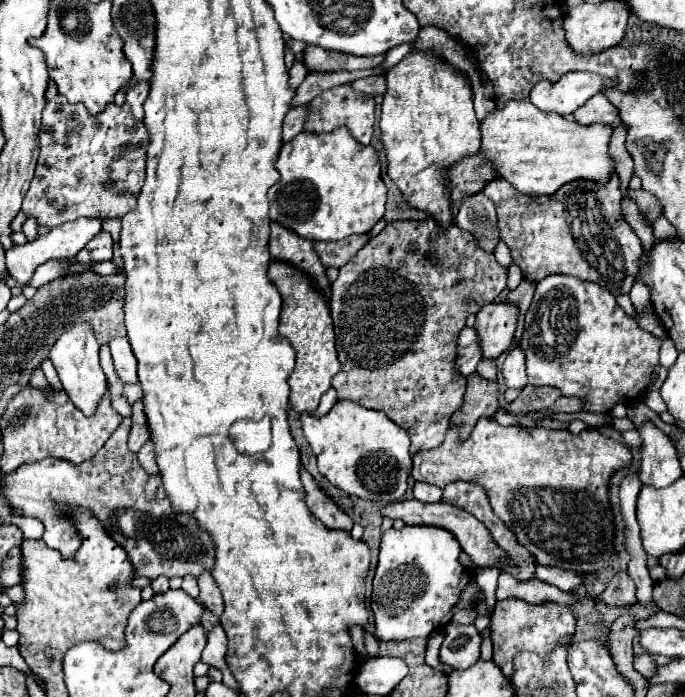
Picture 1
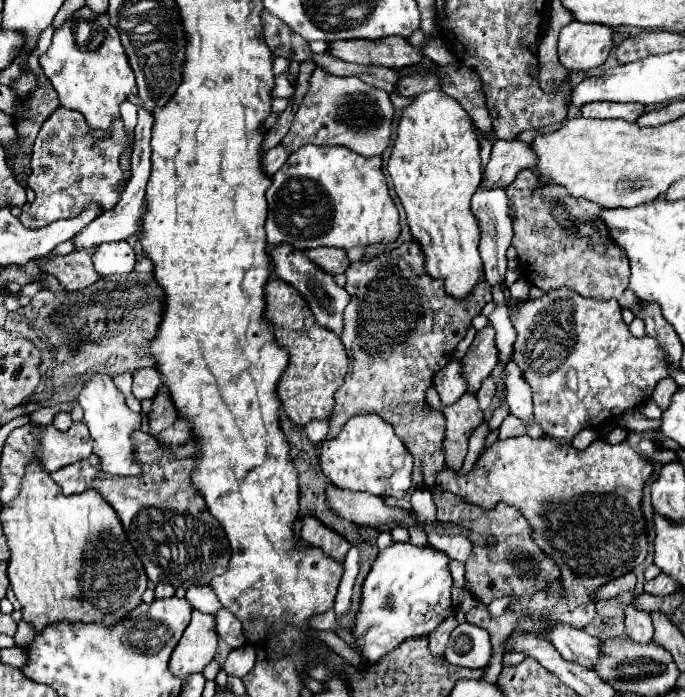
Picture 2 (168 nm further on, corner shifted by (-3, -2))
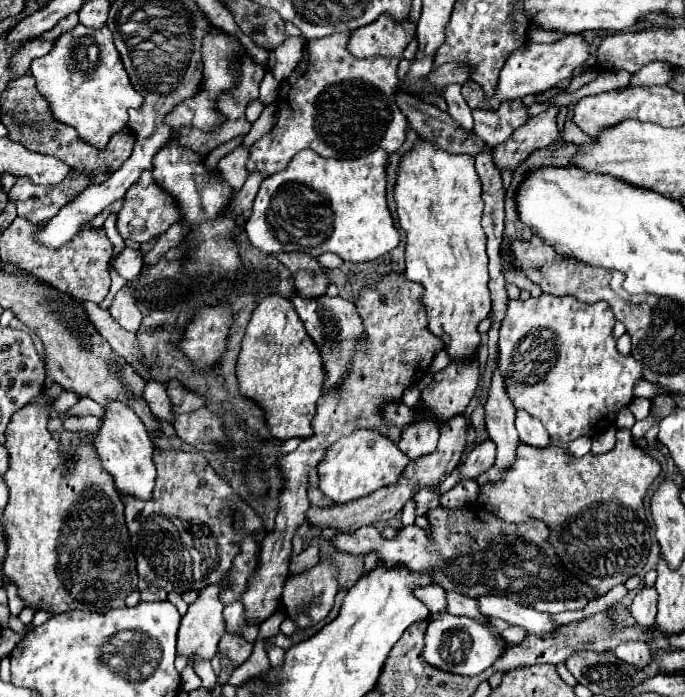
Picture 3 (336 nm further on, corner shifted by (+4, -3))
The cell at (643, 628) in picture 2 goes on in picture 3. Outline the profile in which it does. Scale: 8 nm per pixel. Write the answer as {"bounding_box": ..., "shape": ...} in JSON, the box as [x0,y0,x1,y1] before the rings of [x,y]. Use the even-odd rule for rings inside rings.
{"bounding_box":[615,640,651,668],"shape":[[[629,640],[629,642],[621,642],[617,648],[615,648],[615,654],[617,658],[625,660],[625,662],[631,662],[639,668],[643,668],[651,654],[649,654],[649,644],[647,642],[641,642],[641,640]]]}

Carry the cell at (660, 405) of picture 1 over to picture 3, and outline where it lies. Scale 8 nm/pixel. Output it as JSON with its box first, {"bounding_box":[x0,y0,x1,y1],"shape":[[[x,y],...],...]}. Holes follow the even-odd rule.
{"bounding_box":[629,398,651,420],"shape":[[[635,398],[635,400],[629,404],[629,410],[633,412],[633,416],[635,416],[637,420],[643,420],[643,418],[649,414],[649,410],[651,410],[651,400],[647,400],[647,398]]]}

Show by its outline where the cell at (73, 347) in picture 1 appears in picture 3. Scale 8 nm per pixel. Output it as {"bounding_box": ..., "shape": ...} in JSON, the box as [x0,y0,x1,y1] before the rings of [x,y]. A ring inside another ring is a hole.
{"bounding_box":[91,400,155,500],"shape":[[[107,400],[105,416],[101,418],[101,428],[91,436],[97,460],[101,462],[101,468],[105,468],[113,476],[117,490],[123,494],[133,494],[143,500],[151,498],[151,490],[155,484],[155,466],[151,460],[153,444],[141,418],[133,410],[129,410],[129,406],[117,400]]]}

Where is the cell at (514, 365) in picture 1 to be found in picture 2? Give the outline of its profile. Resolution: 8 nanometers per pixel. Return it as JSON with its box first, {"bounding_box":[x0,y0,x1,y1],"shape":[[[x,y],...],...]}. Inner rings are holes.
{"bounding_box":[506,361,544,439],"shape":[[[510,361],[506,371],[508,371],[508,405],[510,405],[510,413],[516,415],[518,419],[522,419],[528,425],[528,435],[532,439],[544,437],[542,427],[534,419],[532,393],[528,389],[528,383],[520,377],[520,369],[516,369],[516,363]]]}

